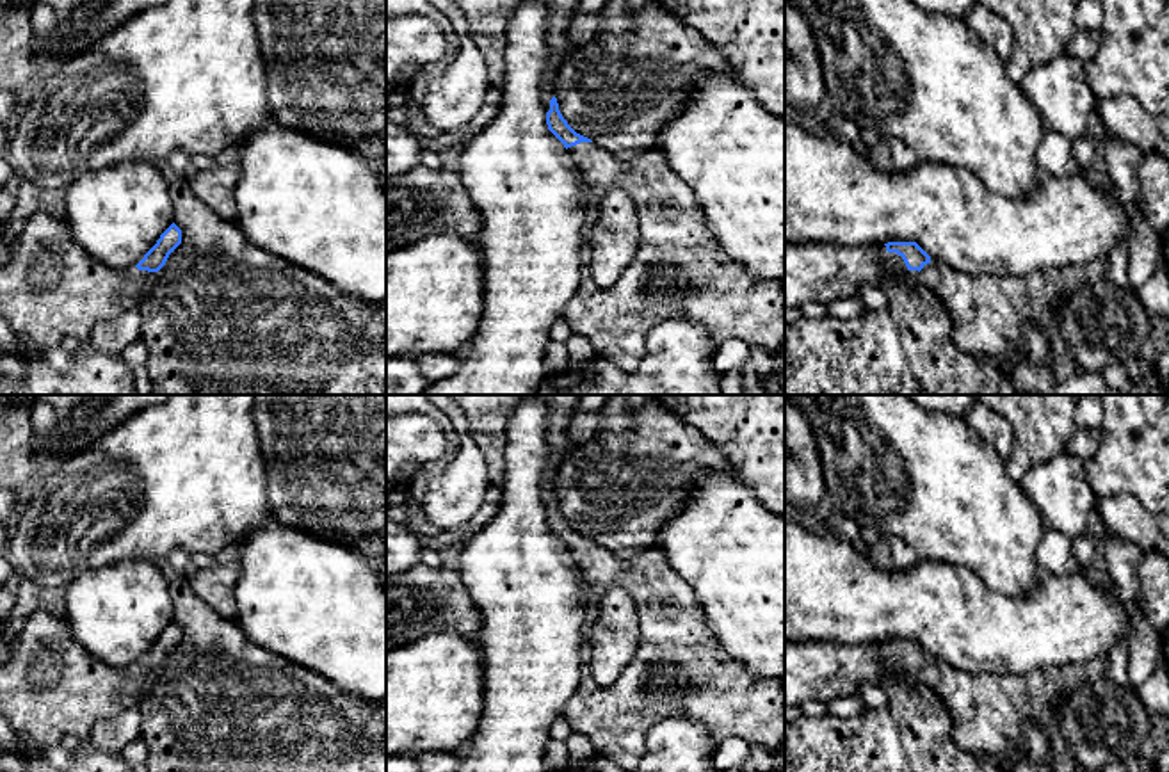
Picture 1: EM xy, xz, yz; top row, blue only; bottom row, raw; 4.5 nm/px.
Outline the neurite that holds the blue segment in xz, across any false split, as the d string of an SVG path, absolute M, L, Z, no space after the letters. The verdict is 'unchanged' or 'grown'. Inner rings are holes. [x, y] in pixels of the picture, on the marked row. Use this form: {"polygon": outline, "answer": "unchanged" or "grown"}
{"polygon": "M544 75L544 110L548 130L564 144L571 164L584 174L593 197L619 189L637 208L641 242L632 263L607 290L600 290L589 269L560 311L575 334L591 340L596 354L635 372L646 352L648 334L665 320L701 324L708 329L713 347L726 340L742 340L749 347L779 354L785 347L785 288L779 281L754 279L731 260L706 228L705 215L678 173L658 148L630 157L617 157L591 139L576 133L559 110L555 75Z", "answer": "grown"}

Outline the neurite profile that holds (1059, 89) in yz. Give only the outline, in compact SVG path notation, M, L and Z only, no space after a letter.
M1064 52L1028 69L1020 85L1048 130L1071 142L1087 133L1098 100L1091 91L1084 62Z

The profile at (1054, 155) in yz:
M1048 128L1039 141L1036 160L1043 171L1057 178L1082 174L1082 169L1076 165L1071 155L1071 141Z

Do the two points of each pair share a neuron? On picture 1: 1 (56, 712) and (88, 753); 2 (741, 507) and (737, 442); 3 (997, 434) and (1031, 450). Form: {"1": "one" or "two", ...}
{"1": "two", "2": "two", "3": "two"}

